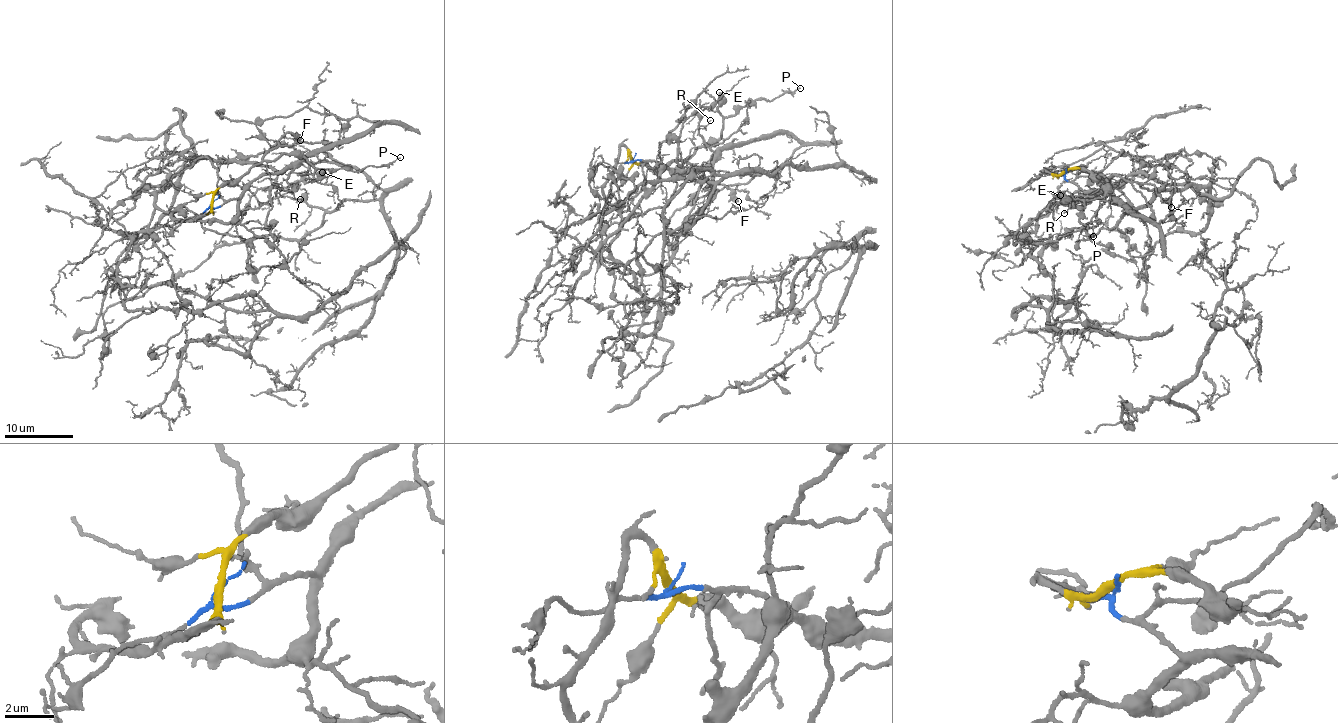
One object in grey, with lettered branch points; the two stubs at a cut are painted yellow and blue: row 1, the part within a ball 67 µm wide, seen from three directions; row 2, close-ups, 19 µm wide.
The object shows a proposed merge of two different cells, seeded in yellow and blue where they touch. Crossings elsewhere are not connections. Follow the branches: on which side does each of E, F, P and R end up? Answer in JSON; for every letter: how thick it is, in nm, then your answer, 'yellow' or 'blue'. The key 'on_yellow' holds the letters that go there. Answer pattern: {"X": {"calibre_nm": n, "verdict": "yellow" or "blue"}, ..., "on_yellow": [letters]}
{"E": {"calibre_nm": 500, "verdict": "yellow"}, "F": {"calibre_nm": 460, "verdict": "yellow"}, "P": {"calibre_nm": 100, "verdict": "yellow"}, "R": {"calibre_nm": 80, "verdict": "blue"}, "on_yellow": ["E", "F", "P"]}

